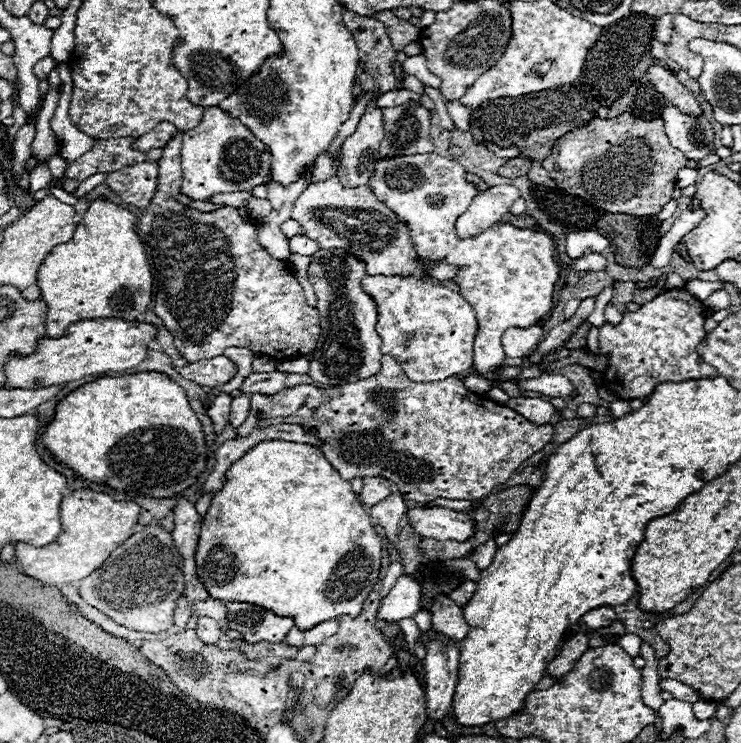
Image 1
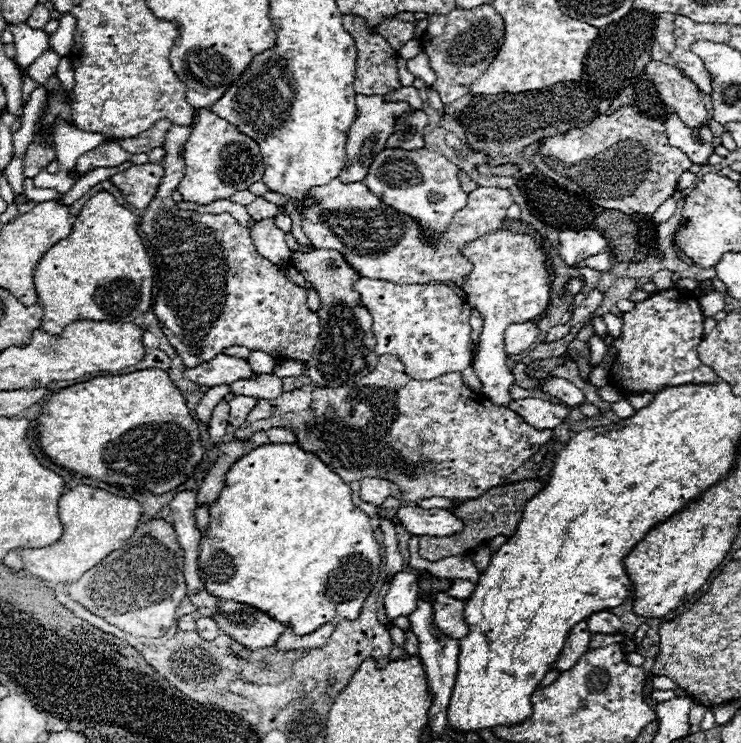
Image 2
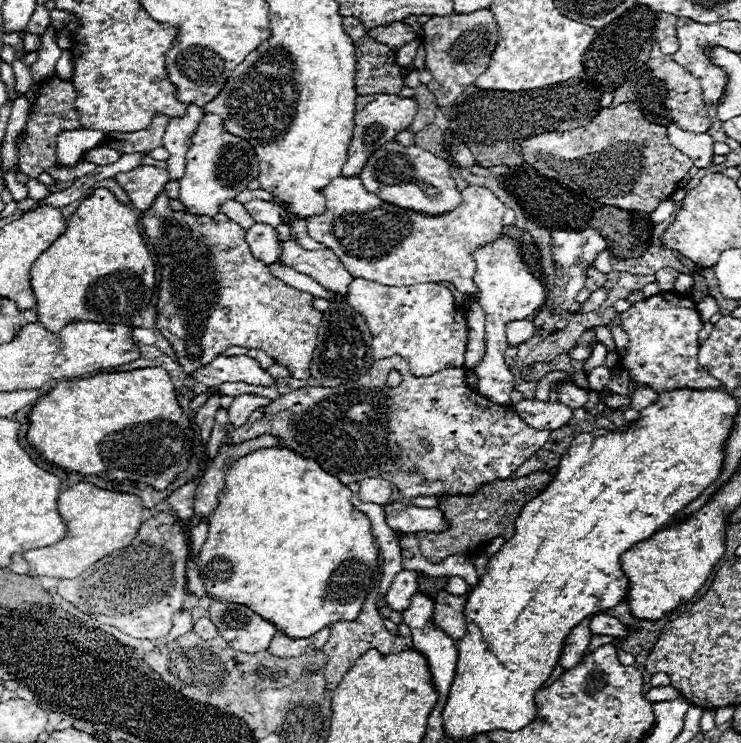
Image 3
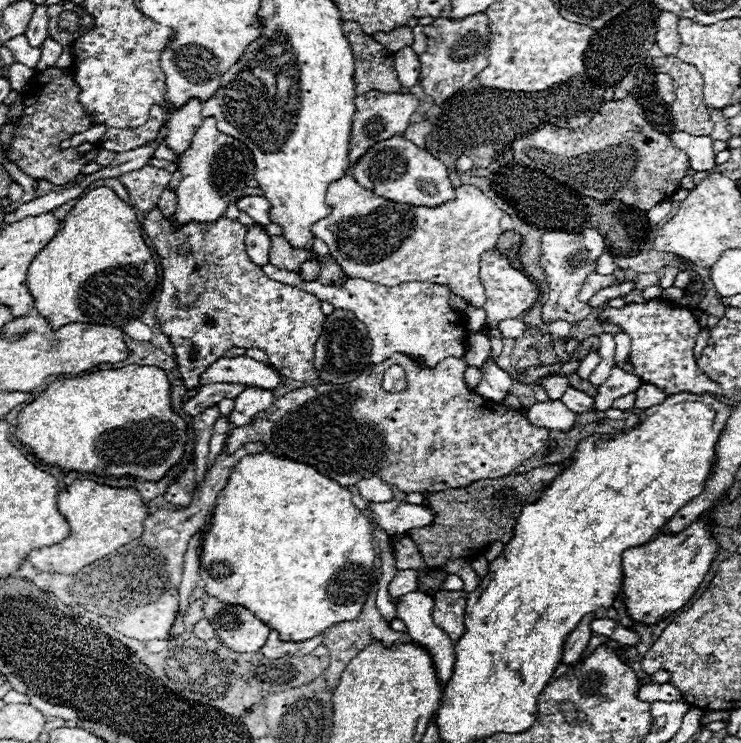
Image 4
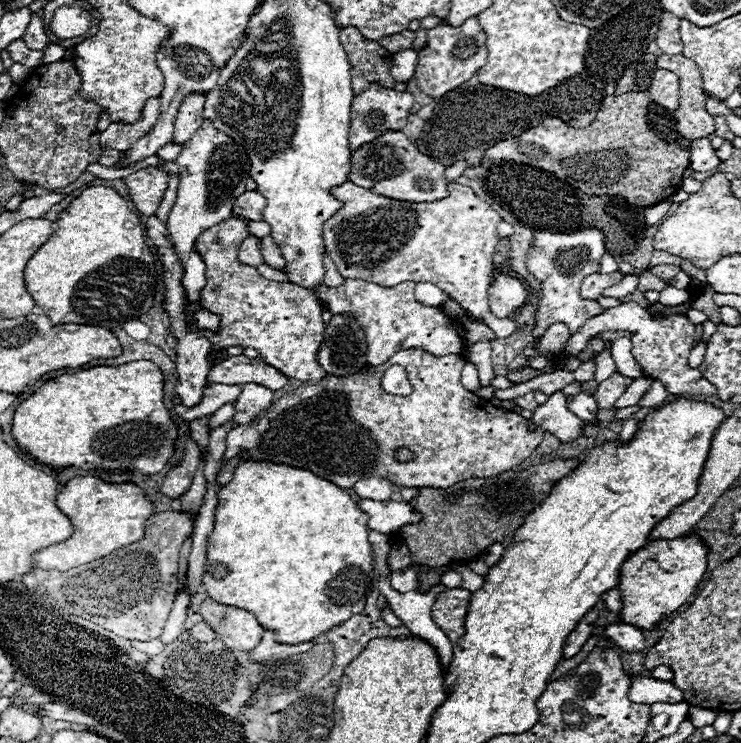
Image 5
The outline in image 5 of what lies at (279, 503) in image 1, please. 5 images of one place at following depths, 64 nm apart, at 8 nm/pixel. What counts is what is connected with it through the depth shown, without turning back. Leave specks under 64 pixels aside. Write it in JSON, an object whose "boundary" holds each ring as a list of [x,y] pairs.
{"boundary":[[[246,460],[236,466],[232,480],[226,486],[222,486],[218,492],[216,522],[214,522],[212,534],[208,536],[208,564],[206,564],[206,572],[202,576],[202,584],[206,588],[206,594],[210,598],[218,600],[218,604],[226,604],[226,606],[234,606],[234,608],[242,608],[242,610],[252,612],[256,616],[256,620],[262,624],[262,628],[272,630],[276,634],[276,642],[282,642],[282,644],[310,642],[316,636],[334,628],[336,624],[340,624],[340,622],[348,620],[350,616],[360,614],[364,610],[366,598],[374,588],[374,558],[372,558],[372,546],[368,542],[366,522],[368,522],[368,516],[356,506],[356,502],[350,498],[350,494],[346,494],[336,484],[322,480],[322,478],[314,476],[312,472],[306,472],[300,468]]]}

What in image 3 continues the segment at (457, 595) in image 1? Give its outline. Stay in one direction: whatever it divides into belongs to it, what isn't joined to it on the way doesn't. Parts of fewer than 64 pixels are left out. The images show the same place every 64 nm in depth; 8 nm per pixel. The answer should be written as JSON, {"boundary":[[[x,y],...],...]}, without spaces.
{"boundary":[[[454,576],[454,578],[448,580],[448,586],[446,586],[444,590],[450,592],[450,594],[466,594],[466,592],[468,592],[468,584],[466,584],[462,578]]]}

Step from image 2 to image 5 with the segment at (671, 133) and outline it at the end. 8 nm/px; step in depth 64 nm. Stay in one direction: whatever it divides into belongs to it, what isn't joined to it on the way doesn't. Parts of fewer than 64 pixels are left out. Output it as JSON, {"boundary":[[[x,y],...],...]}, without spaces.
{"boundary":[[[680,138],[678,142],[682,148],[686,148],[690,152],[690,170],[706,172],[706,170],[712,170],[720,164],[720,158],[716,156],[716,150],[712,148],[710,138],[700,138],[694,142]]]}

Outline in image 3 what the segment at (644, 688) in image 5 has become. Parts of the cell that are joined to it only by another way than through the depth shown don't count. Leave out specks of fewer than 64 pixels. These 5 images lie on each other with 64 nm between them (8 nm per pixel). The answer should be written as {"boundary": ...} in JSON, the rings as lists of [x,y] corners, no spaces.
{"boundary":[[[658,686],[658,688],[650,688],[646,694],[644,694],[646,700],[650,702],[662,702],[662,700],[676,700],[680,698],[680,692],[672,686]]]}

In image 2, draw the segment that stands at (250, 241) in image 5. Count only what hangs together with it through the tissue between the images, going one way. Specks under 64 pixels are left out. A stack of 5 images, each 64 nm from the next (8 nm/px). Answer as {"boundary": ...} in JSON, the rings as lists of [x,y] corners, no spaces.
{"boundary":[[[272,220],[256,222],[250,228],[250,236],[252,236],[254,248],[258,254],[262,254],[272,264],[286,264],[286,260],[290,256],[290,248],[286,246],[284,232],[280,228],[276,228],[276,224]]]}

